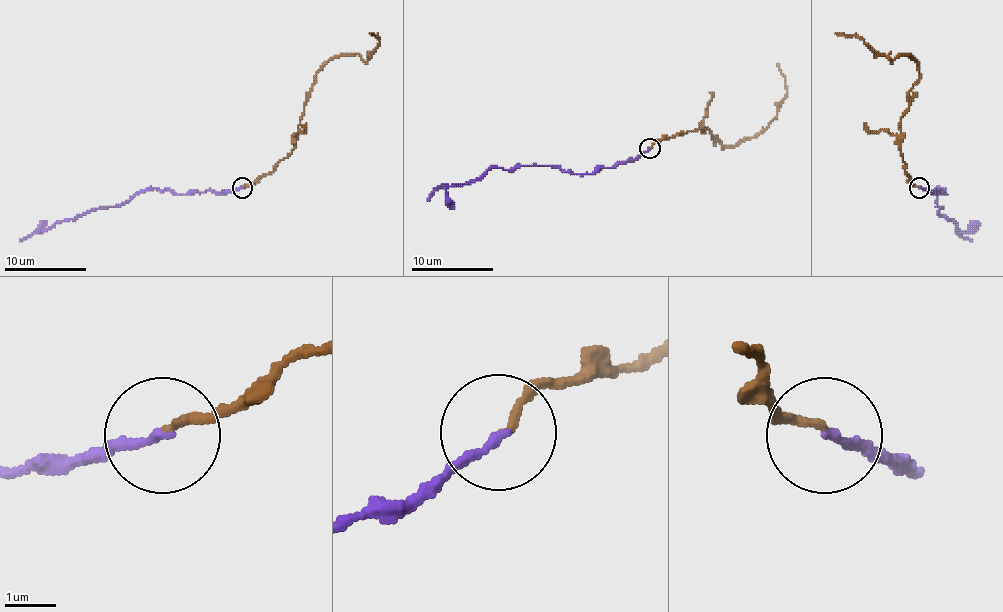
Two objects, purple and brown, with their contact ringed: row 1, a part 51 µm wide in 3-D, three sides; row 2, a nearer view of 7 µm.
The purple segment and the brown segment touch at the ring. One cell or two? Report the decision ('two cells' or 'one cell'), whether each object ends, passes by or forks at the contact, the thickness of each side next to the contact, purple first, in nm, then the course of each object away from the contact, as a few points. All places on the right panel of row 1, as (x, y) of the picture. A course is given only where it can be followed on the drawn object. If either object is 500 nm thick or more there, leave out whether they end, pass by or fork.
two cells | purple ends | brown ends | 180/120 nm | purple via (919, 188), (945, 194), (941, 188), (937, 192), (939, 213), (955, 223), (958, 231), (972, 241) | brown via (919, 186), (900, 151), (900, 117), (919, 66), (900, 53), (890, 61), (862, 39), (835, 33)

